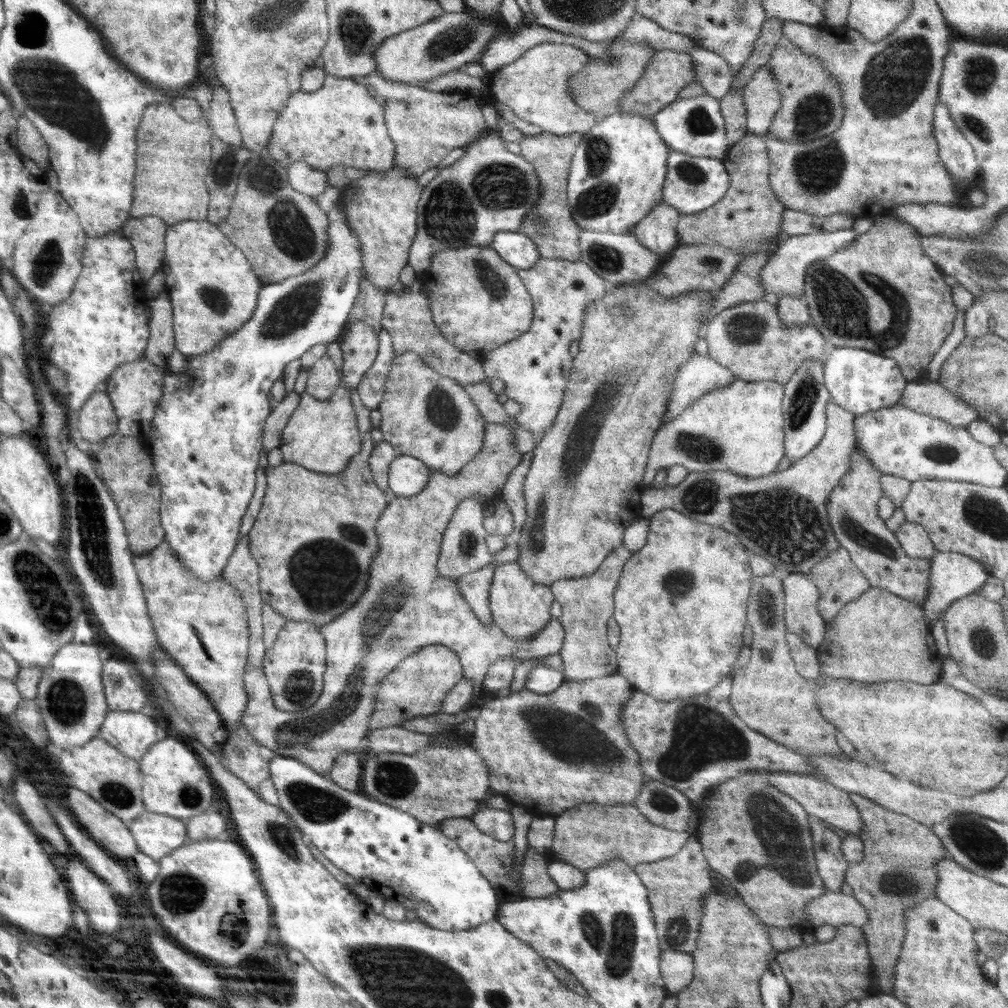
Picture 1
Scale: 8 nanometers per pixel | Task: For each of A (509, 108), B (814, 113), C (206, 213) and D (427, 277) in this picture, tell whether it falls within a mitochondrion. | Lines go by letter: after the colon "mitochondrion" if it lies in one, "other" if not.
A: other
B: mitochondrion
C: other
D: other

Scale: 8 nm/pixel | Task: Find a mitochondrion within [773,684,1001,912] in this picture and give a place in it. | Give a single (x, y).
(899, 882)

